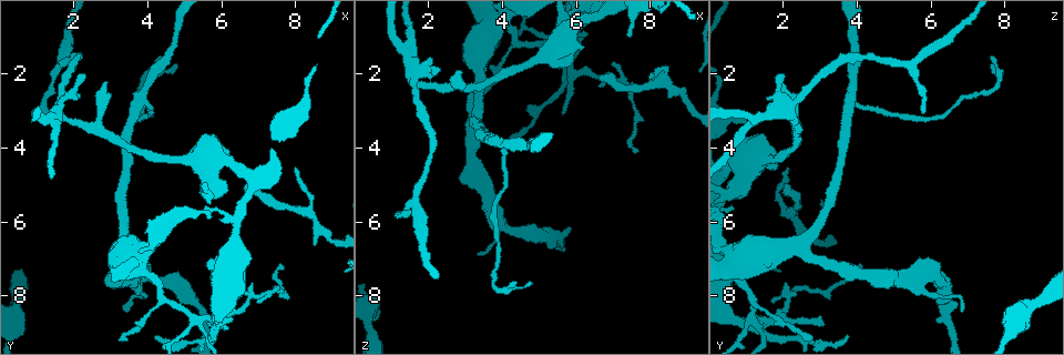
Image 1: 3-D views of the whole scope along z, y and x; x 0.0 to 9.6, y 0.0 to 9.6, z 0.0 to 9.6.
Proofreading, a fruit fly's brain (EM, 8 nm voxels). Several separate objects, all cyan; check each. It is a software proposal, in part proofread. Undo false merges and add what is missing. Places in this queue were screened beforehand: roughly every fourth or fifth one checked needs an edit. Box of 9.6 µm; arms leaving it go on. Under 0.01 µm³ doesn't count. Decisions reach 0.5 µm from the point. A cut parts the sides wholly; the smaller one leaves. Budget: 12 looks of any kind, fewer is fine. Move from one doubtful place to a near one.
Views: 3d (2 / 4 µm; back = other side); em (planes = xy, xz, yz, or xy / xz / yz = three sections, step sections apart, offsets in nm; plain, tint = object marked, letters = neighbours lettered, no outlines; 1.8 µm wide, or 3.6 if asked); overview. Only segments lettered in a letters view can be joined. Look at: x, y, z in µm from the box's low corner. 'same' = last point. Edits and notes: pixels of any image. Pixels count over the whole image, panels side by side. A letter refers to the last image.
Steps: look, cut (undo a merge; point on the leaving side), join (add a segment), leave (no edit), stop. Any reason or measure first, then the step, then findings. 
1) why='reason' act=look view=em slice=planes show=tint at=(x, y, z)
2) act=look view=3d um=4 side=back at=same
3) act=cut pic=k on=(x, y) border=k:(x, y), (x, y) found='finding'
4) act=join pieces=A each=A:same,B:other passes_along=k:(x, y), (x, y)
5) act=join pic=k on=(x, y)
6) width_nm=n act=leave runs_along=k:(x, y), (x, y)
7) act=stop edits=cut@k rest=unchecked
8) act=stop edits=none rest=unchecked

why='arms part here' act=look view=3d um=4 at=(5.90, 8.80, 1.25)

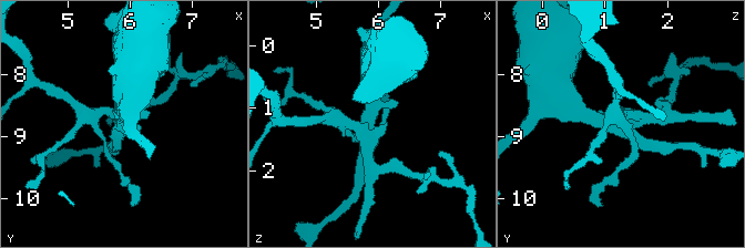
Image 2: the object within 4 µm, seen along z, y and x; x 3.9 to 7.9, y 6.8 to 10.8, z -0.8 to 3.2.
why='shape alone is not enough' act=look view=em slice=yz step=16 show=tint at=(5.80, 8.85, 1.25)

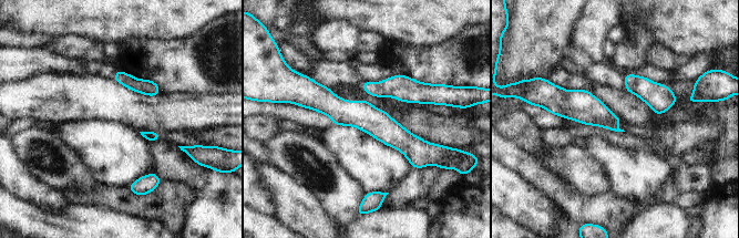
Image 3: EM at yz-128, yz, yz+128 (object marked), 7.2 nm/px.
act=look view=em slice=planes show=letters at=same

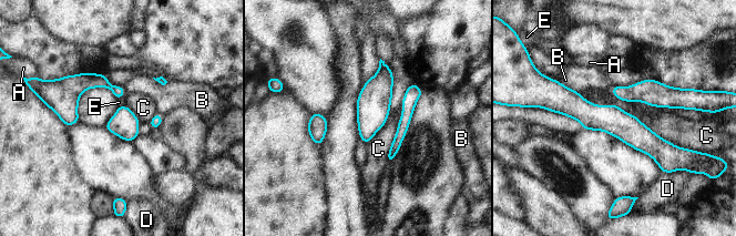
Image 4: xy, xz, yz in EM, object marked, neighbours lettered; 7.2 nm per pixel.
act=leave each=A:other,B:other,C:other,D:other,E:other runs_along=4:(551, 108), (612, 119), (675, 150) found='all the same cell'

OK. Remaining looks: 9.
why='free end' act=look view=3d um=2 at=(5.70, 8.85, 3.10)

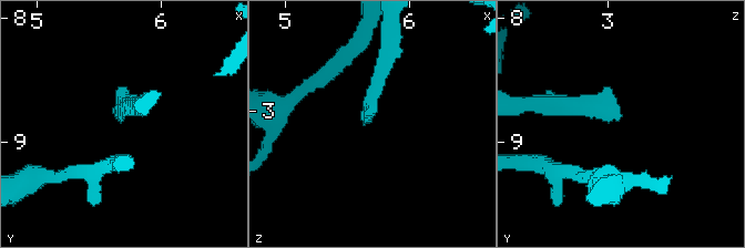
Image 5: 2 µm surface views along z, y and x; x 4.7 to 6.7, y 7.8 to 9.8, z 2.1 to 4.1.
act=look view=em slice=planes show=tint at=(5.70, 8.82, 3.04)

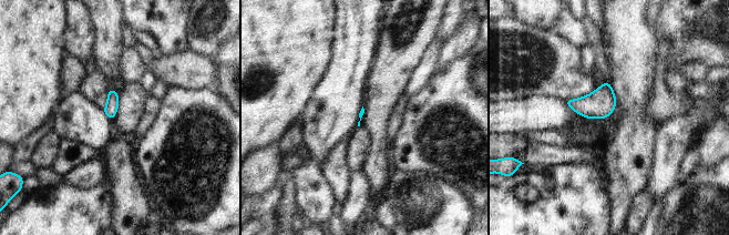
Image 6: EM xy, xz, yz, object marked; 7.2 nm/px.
act=look view=em slice=planes show=letters at=same

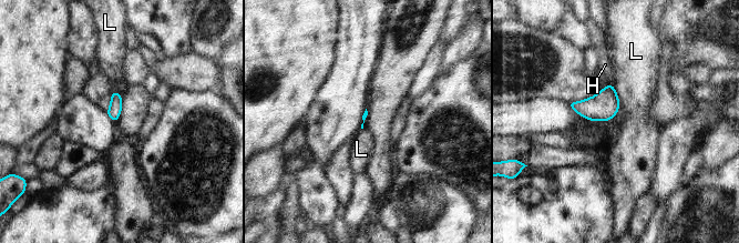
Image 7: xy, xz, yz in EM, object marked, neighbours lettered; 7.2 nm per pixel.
act=join pieces=H each=H:same,L:other found='it goes on there'

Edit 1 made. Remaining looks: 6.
why='redraw' act=look view=overview

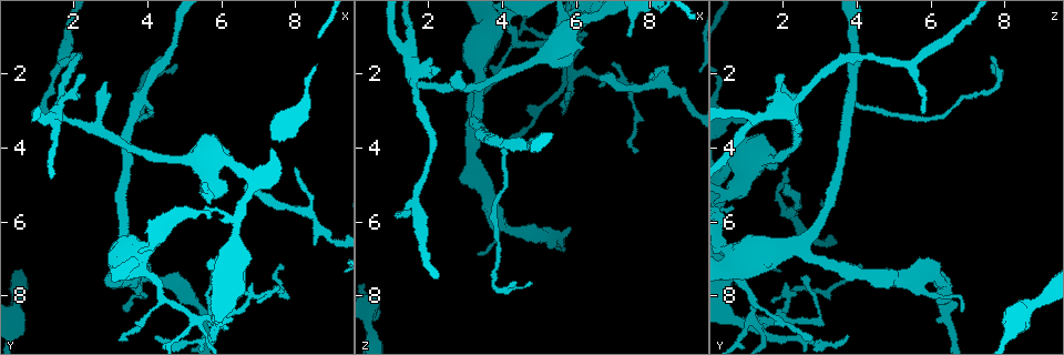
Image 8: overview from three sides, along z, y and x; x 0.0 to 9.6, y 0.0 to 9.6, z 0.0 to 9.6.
why='an open end' act=look view=em slice=xz step=16 show=letters at=(7.35, 3.35, 0.95)

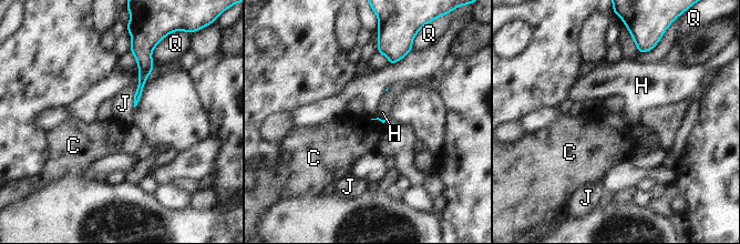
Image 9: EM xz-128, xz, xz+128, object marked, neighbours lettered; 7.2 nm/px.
act=look view=em slice=planes show=letters at=same

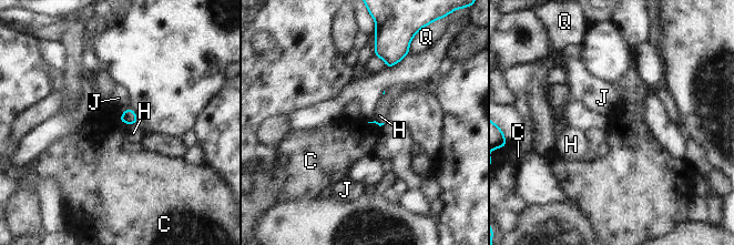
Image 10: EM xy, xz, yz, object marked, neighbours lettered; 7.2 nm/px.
act=leave each=C:other,H:other,J:other,Q:other found='none of them fits'

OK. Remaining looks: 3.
why='branch stops here' act=look view=3d um=2 side=back at=(6.60, 5.05, 2.10)

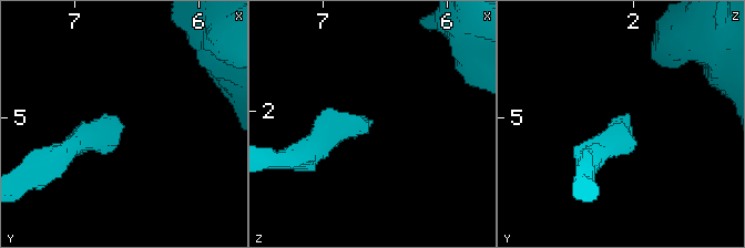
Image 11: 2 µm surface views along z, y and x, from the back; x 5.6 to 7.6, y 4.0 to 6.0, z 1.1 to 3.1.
why='now the EM' act=look view=em slice=yz step=8 show=letters at=(6.60, 5.04, 2.08)

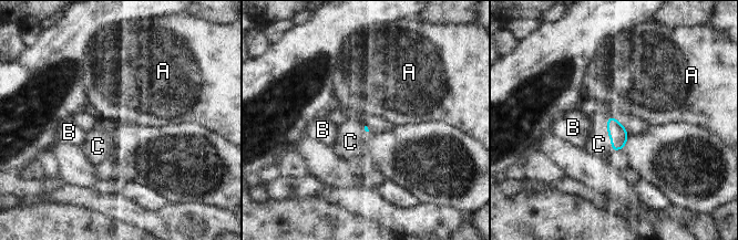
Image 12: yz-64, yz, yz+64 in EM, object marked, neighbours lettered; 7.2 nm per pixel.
why='cut it another way' act=look view=em slice=planes show=letters at=same

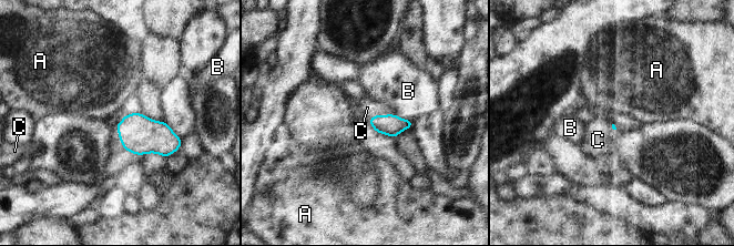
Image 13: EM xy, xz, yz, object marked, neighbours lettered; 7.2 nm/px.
act=join pieces=C each=A:other,B:other,C:same found='it goes on there'

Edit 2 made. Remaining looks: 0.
act=stop edits=join@7,join@13 rest=unchecked

